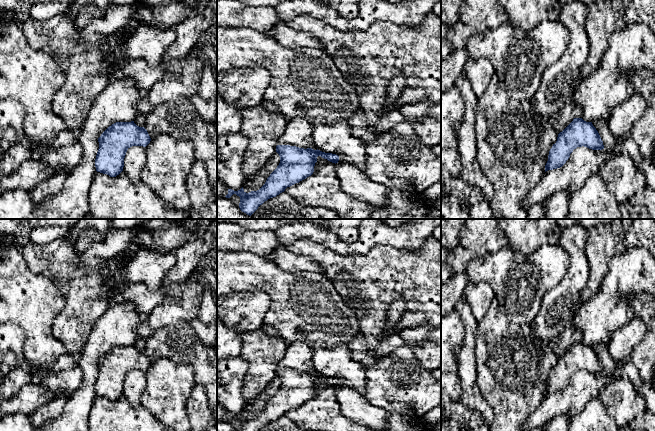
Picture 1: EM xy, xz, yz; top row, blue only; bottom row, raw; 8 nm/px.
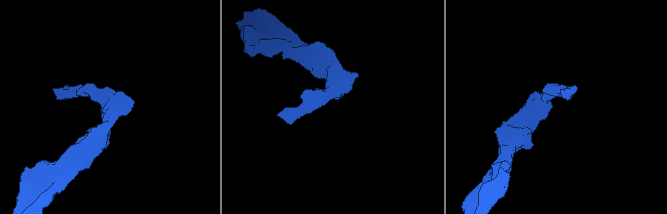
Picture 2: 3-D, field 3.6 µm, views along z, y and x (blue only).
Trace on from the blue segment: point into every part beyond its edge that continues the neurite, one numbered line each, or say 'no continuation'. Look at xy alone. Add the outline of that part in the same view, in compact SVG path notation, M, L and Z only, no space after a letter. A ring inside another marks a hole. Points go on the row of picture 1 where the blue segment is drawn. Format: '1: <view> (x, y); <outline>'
no continuation

